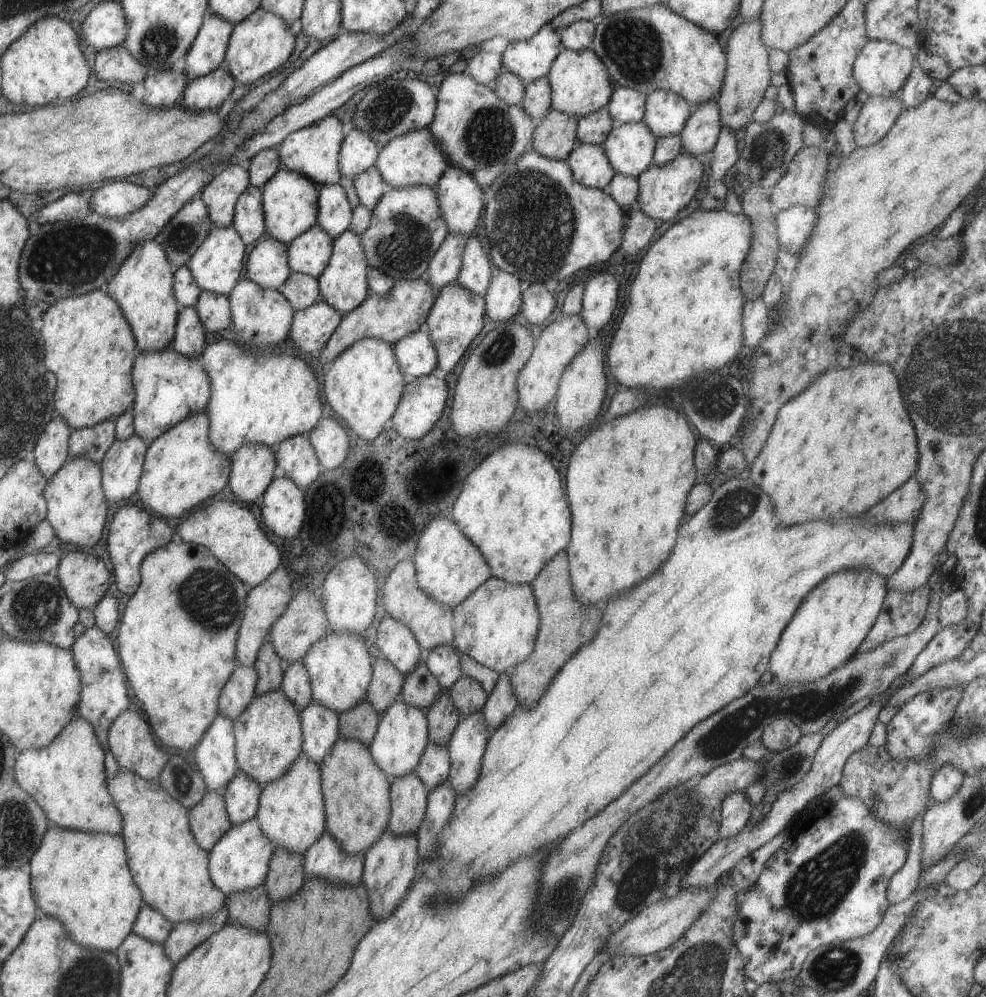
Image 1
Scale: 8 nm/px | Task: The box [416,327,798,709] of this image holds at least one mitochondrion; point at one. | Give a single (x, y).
(737, 507)

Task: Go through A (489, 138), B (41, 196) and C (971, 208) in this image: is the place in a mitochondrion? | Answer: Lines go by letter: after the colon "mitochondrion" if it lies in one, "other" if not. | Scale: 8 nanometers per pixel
A: mitochondrion
B: other
C: other

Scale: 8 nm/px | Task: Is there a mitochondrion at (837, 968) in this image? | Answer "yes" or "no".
yes

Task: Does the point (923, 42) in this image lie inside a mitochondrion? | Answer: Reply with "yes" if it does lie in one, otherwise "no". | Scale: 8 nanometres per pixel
no

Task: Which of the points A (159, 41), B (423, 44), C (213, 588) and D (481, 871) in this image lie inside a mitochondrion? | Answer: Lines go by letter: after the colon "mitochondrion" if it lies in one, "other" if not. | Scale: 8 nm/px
A: mitochondrion
B: other
C: mitochondrion
D: other

